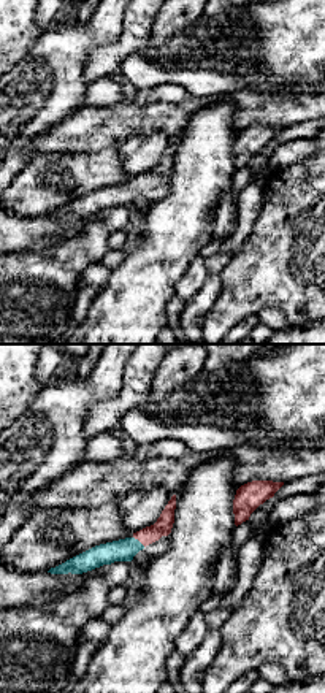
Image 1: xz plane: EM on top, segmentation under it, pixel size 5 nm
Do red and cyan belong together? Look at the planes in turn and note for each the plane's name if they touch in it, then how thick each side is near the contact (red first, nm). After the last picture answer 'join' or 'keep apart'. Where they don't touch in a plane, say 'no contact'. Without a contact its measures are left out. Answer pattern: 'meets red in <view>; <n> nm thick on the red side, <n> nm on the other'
meets red in xz; 90 nm thick on the red side, 110 nm on the other

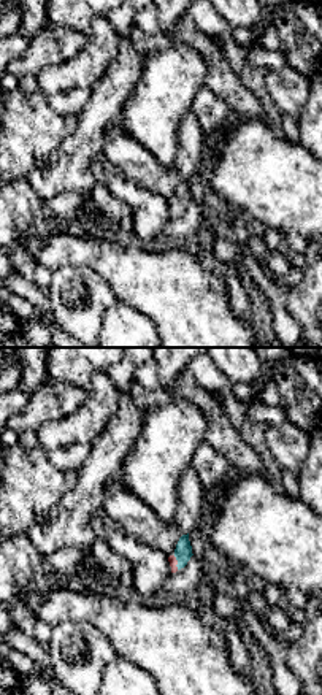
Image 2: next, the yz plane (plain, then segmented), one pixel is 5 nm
meets red in yz; 50 nm thick on the red side, 90 nm on the other

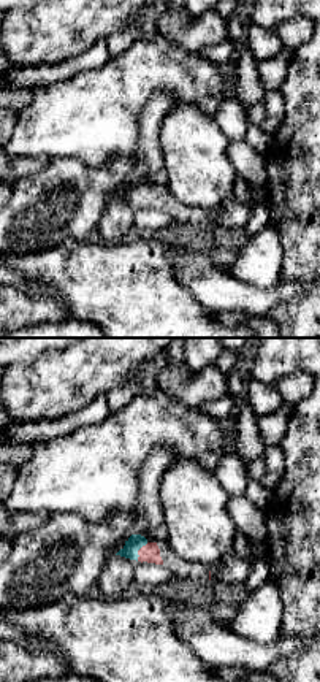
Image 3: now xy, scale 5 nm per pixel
meets red in xy; 90 nm thick on the red side, 80 nm on the other

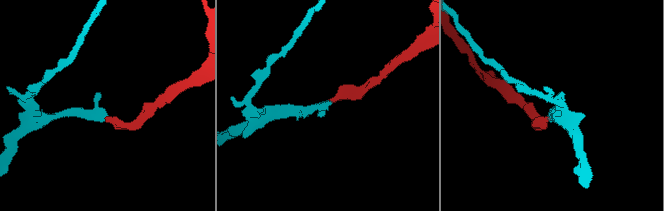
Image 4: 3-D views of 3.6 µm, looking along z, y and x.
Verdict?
join

